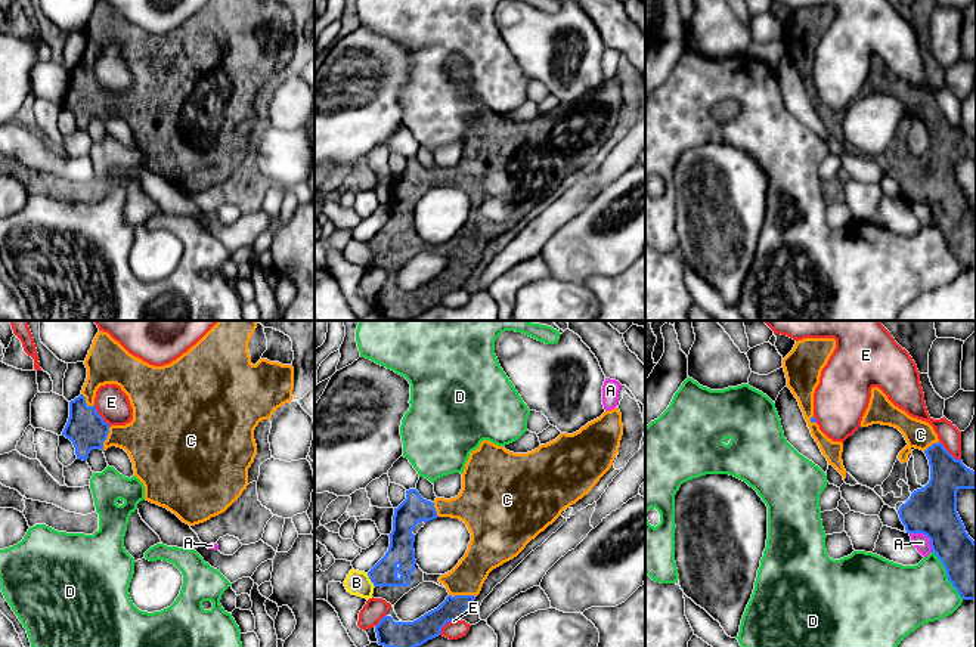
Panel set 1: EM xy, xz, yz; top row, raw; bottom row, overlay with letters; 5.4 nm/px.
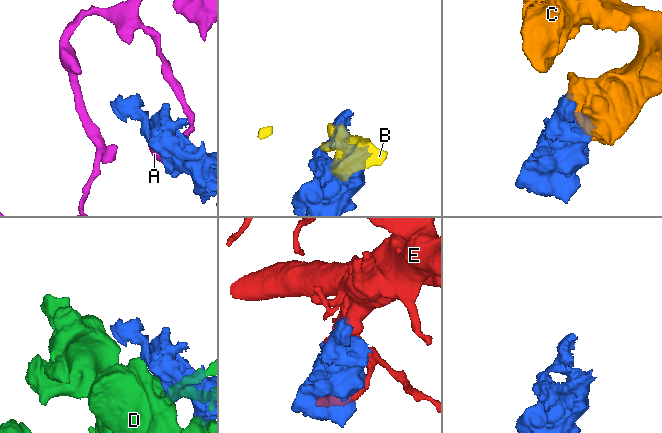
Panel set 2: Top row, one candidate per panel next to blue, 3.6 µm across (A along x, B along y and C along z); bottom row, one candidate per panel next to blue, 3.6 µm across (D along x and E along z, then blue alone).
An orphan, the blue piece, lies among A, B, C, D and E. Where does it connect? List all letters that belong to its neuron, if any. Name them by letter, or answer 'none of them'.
C

